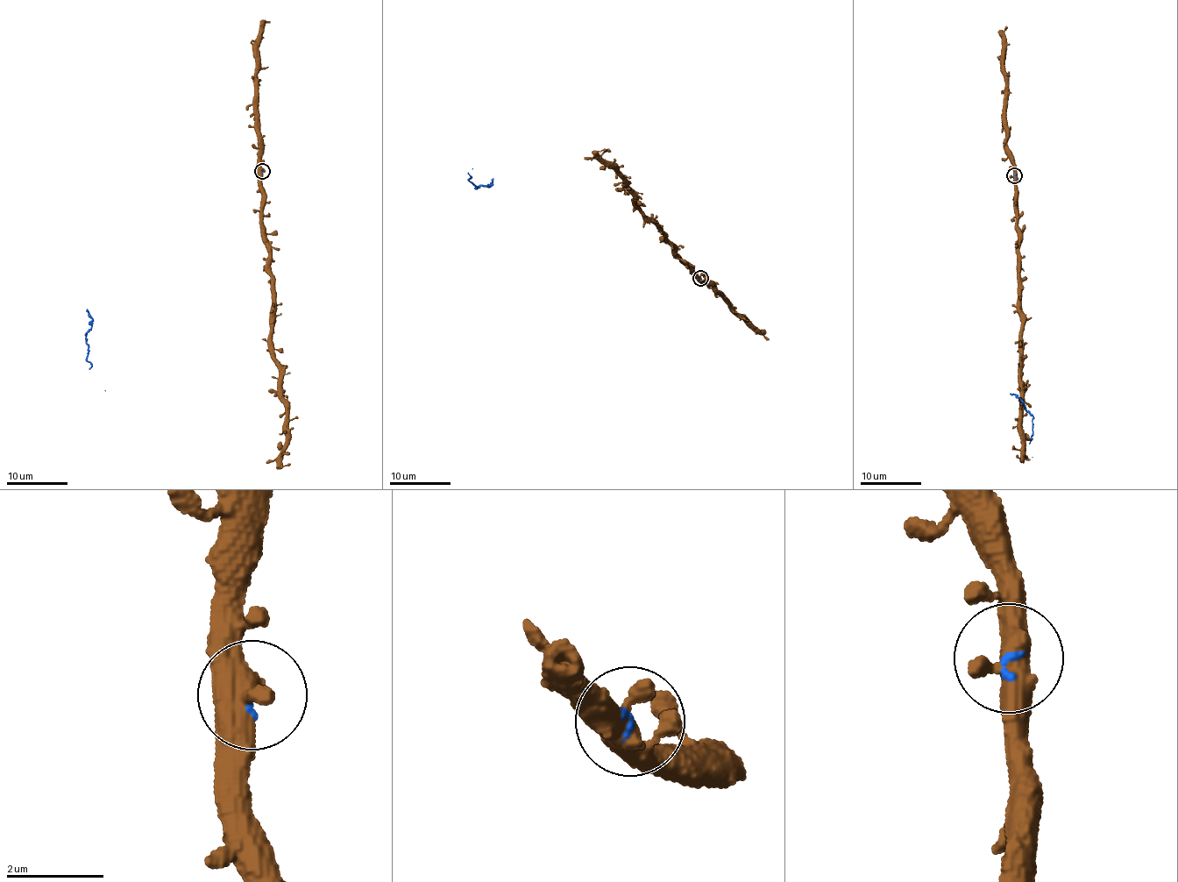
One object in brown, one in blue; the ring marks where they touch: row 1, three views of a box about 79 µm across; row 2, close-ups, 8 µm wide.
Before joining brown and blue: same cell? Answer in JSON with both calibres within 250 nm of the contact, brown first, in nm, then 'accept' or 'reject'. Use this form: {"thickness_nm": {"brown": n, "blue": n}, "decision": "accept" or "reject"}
{"thickness_nm": {"brown": 550, "blue": 70}, "decision": "accept"}

